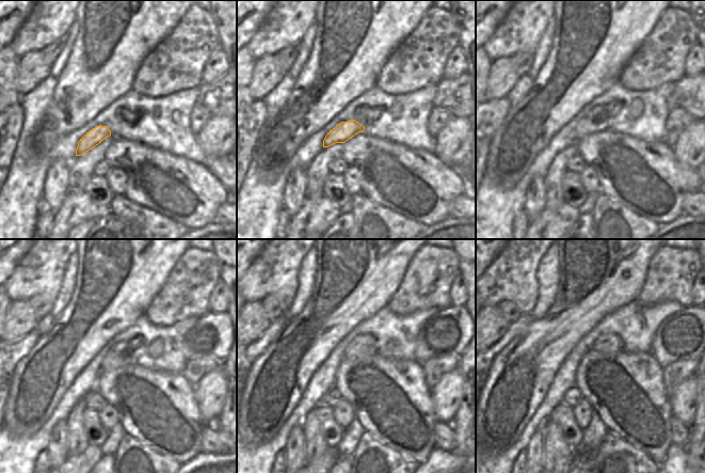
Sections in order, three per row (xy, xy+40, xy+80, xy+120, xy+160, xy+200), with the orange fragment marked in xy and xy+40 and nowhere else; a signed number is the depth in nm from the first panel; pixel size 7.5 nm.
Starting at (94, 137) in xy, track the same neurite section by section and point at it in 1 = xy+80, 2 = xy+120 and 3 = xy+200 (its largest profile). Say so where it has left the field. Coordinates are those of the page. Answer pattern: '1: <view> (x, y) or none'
1: xy+80 (596, 121)
2: xy+120 (119, 356)
3: xy+200 (609, 343)

